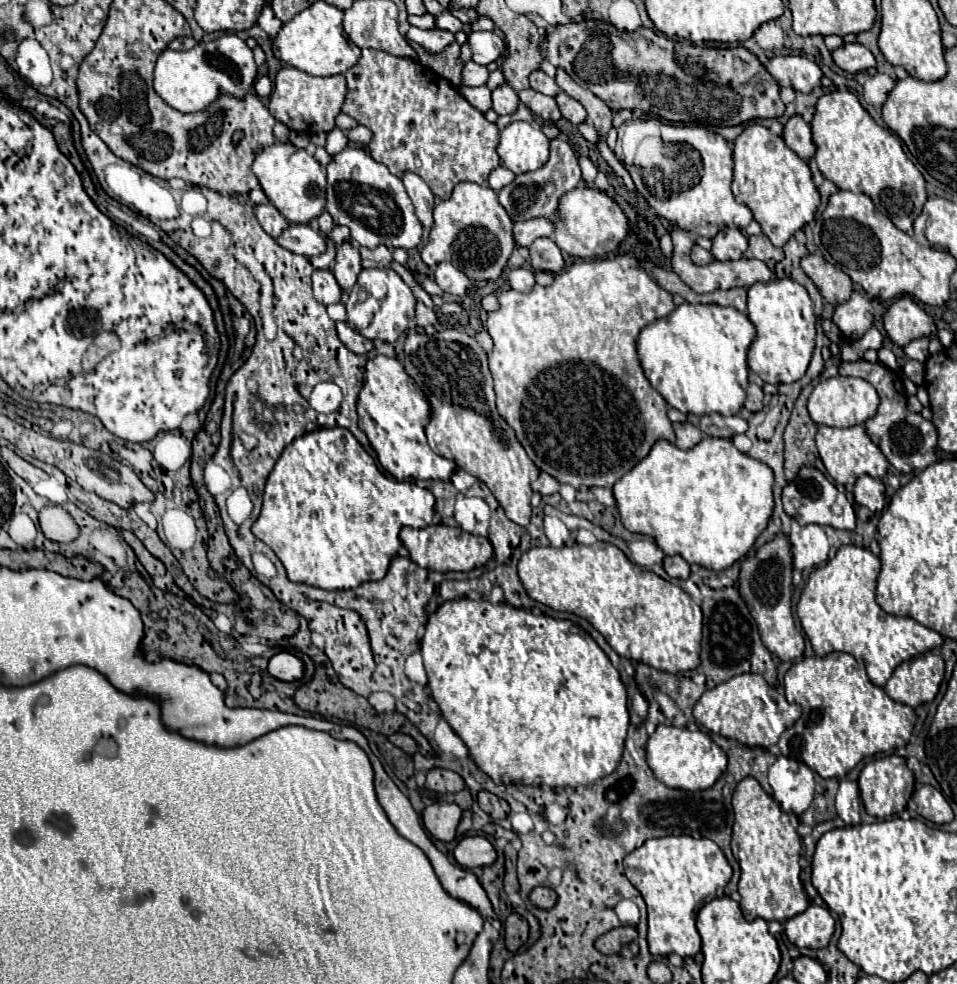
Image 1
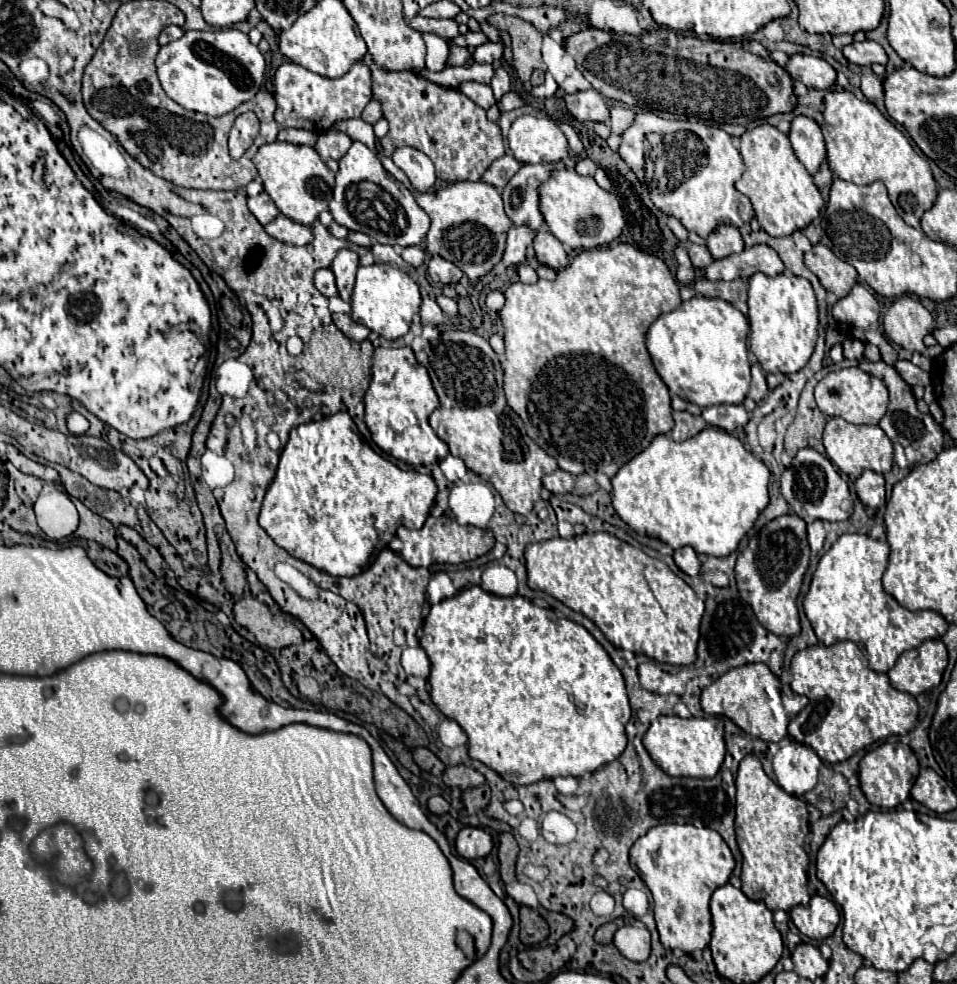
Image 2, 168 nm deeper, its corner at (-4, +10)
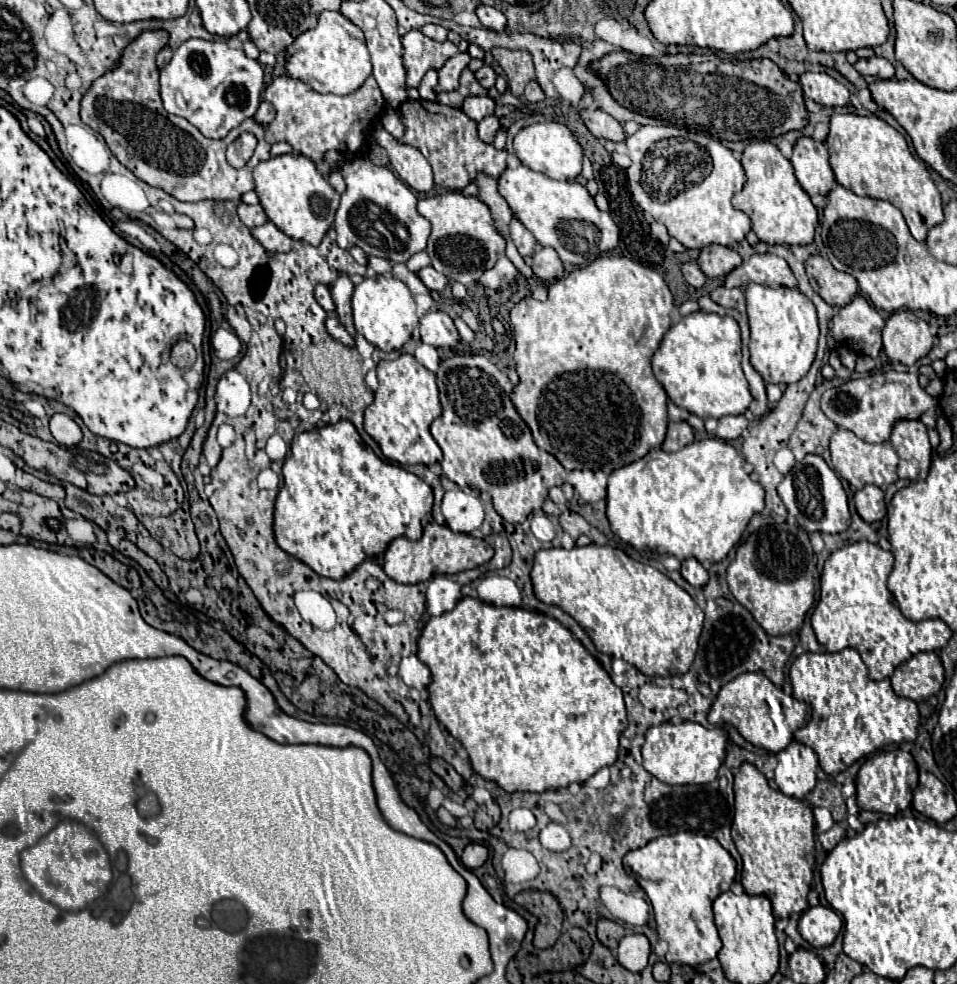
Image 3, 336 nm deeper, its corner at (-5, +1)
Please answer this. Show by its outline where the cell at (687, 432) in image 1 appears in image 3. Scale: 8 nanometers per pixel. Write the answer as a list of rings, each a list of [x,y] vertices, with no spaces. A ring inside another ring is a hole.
[[[668,423],[668,431],[666,431],[666,439],[662,443],[662,449],[666,453],[672,453],[672,451],[686,447],[692,441],[694,441],[694,431],[688,423]]]

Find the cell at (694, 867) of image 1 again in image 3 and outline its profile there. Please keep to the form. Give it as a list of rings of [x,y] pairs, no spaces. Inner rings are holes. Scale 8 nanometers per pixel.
[[[686,831],[686,833],[676,833],[676,835],[652,839],[648,845],[628,851],[624,855],[624,869],[646,891],[646,895],[652,903],[658,935],[660,935],[660,939],[664,939],[668,943],[666,963],[698,965],[698,963],[706,963],[710,959],[716,959],[716,955],[722,947],[722,941],[720,941],[716,925],[714,925],[712,901],[720,893],[730,889],[730,885],[736,877],[736,861],[714,837],[694,835],[694,833]]]

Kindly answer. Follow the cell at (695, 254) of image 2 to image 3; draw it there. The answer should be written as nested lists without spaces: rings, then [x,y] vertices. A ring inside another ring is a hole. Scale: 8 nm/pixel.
[[[696,261],[682,265],[682,275],[684,275],[684,281],[690,287],[694,287],[694,289],[700,289],[706,283],[706,277],[702,275],[702,271],[700,271],[700,267],[698,267]]]

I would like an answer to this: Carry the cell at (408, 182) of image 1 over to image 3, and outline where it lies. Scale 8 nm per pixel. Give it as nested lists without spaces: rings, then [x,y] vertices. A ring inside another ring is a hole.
[[[386,129],[374,131],[374,141],[386,149],[392,169],[406,185],[410,185],[414,191],[422,191],[422,193],[432,189],[432,185],[434,185],[432,167],[430,167],[428,159],[416,147],[400,143]]]

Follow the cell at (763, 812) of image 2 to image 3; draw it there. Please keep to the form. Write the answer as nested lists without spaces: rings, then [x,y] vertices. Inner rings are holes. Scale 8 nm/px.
[[[742,763],[734,775],[734,795],[736,811],[732,823],[732,839],[742,857],[742,887],[748,895],[766,895],[772,901],[774,917],[786,919],[792,913],[802,913],[808,909],[806,895],[810,891],[810,881],[814,875],[814,815],[812,809],[794,797],[782,795],[782,791],[772,789],[766,777],[750,763]]]

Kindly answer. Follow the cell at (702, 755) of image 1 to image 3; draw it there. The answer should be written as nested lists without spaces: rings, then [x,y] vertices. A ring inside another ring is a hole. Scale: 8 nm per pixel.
[[[682,721],[678,725],[662,723],[646,731],[642,745],[644,769],[658,781],[668,785],[704,785],[712,783],[726,755],[726,733],[724,729],[706,729],[694,721]]]

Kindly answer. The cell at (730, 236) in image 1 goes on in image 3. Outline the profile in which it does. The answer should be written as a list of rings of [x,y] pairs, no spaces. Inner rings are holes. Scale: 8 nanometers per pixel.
[[[722,245],[704,247],[700,251],[700,257],[698,257],[698,265],[700,265],[702,273],[706,277],[710,277],[710,279],[726,277],[740,263],[742,263],[740,255],[736,251],[732,251],[732,249],[728,249],[728,247],[722,247]]]

